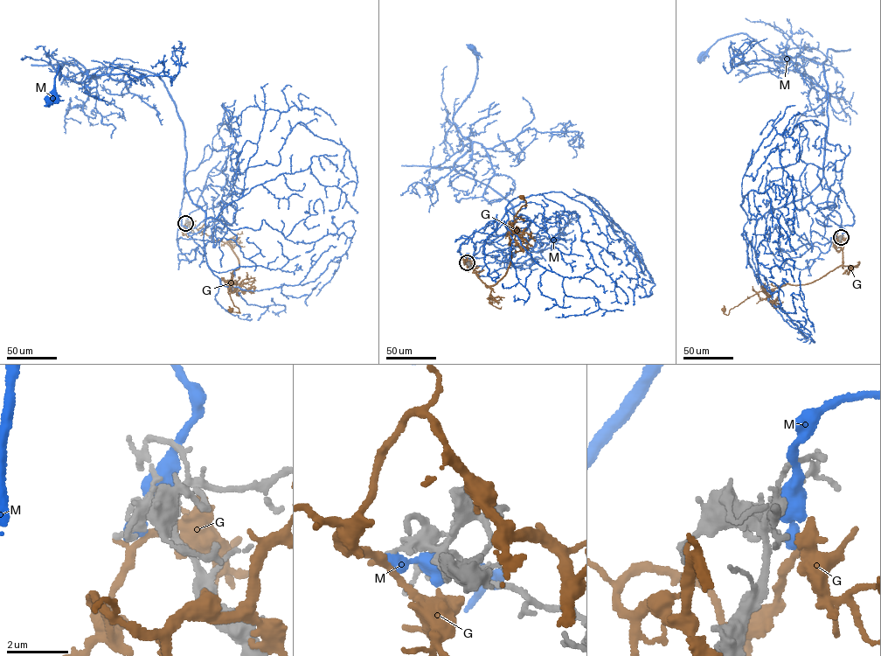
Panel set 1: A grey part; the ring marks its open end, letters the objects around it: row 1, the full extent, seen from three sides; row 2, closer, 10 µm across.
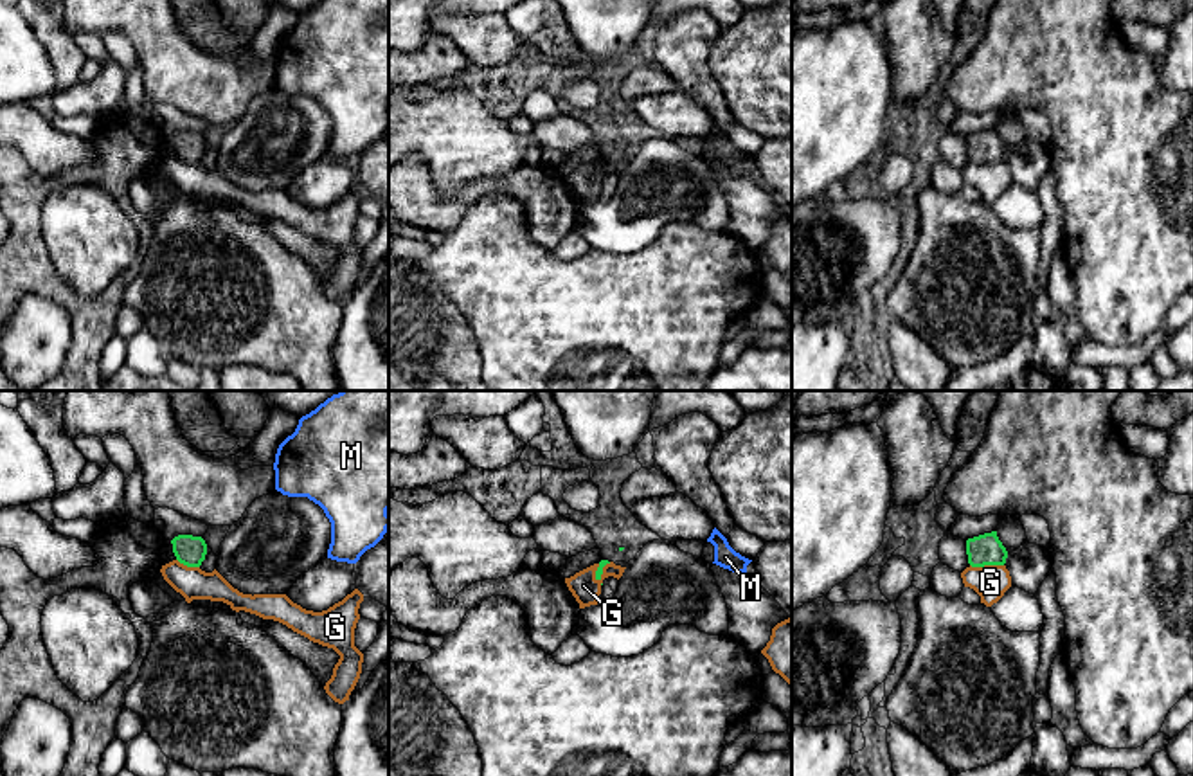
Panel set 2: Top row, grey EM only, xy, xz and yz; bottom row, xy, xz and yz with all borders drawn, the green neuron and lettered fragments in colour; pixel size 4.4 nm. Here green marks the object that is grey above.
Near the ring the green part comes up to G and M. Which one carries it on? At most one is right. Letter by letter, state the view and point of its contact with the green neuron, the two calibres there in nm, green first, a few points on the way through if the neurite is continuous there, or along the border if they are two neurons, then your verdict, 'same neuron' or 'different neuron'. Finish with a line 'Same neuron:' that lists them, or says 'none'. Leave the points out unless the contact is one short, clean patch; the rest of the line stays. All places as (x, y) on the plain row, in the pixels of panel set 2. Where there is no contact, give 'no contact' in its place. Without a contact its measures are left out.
G: yz (986, 161) | 140/160 nm | along yz (970, 161), (1003, 162) | different neuron
M: no contact | different neuron
Same neuron: none

